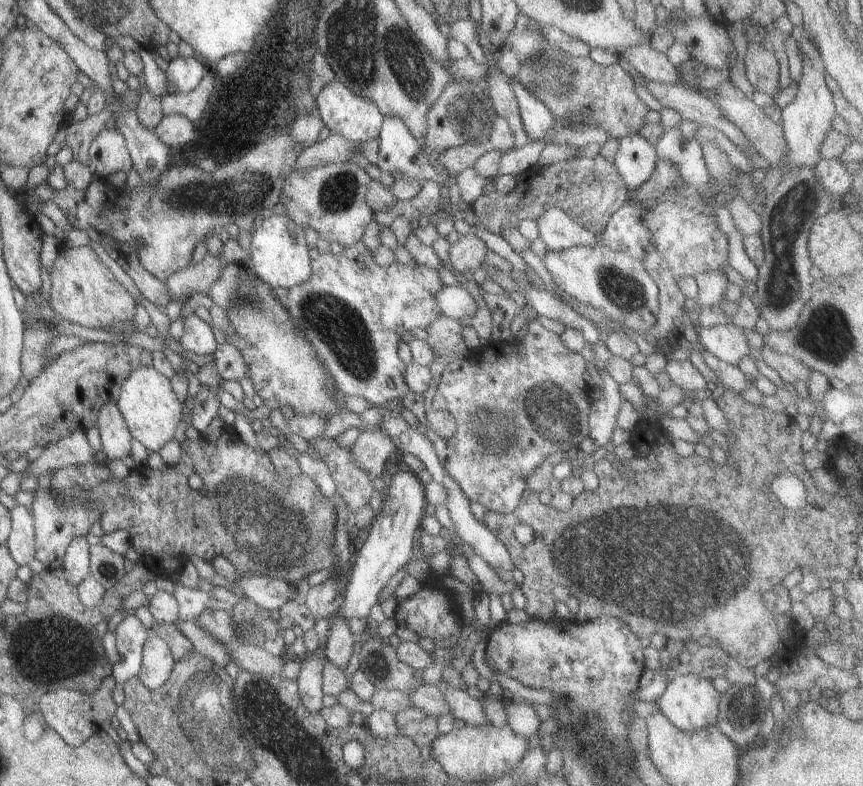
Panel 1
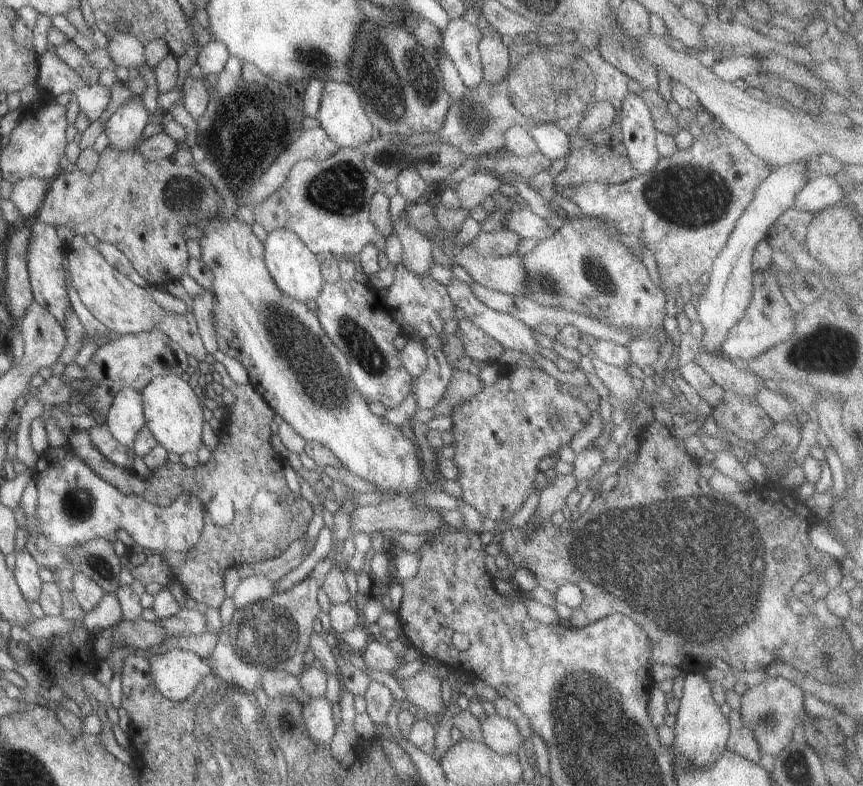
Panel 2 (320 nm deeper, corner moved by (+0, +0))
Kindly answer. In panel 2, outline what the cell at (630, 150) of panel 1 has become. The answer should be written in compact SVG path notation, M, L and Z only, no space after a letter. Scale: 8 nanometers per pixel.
M627 94L621 102L618 116L621 143L636 175L648 172L659 160L655 146L656 131L643 100Z

